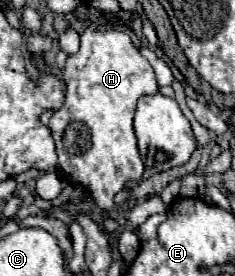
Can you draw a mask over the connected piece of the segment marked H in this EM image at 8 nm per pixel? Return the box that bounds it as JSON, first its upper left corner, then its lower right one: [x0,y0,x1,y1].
[48,29,158,213]

